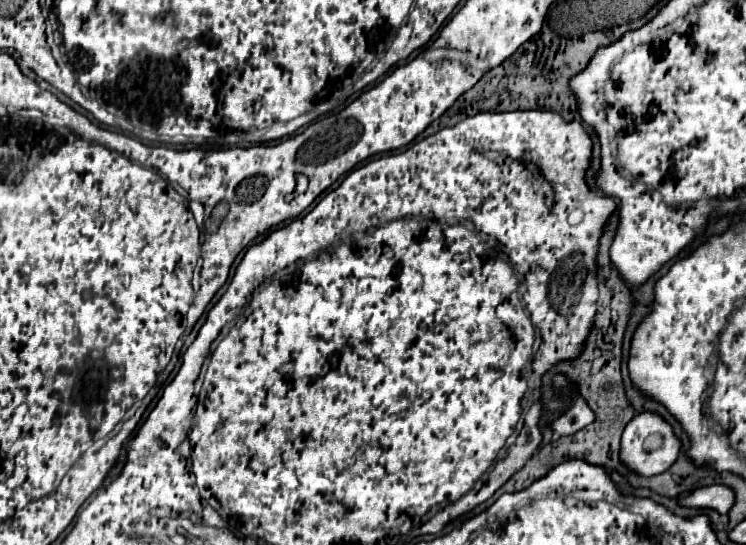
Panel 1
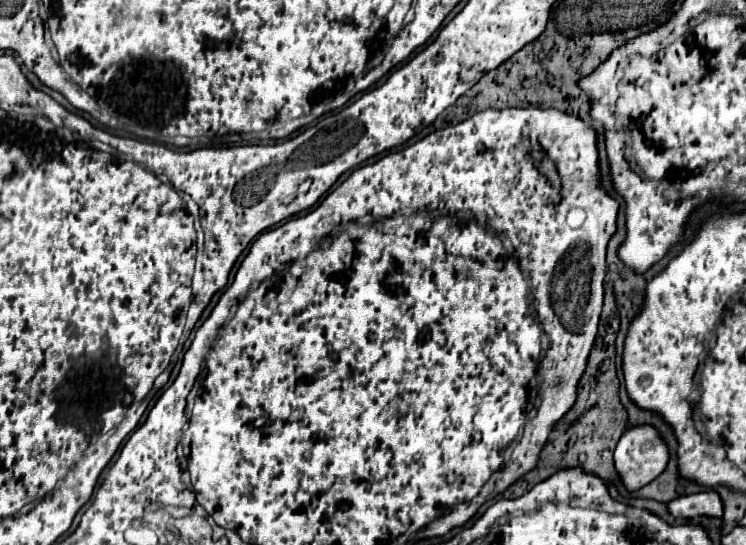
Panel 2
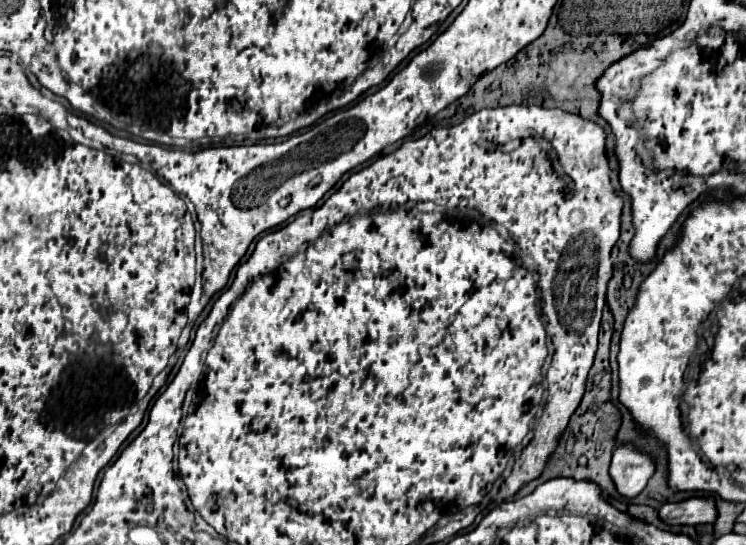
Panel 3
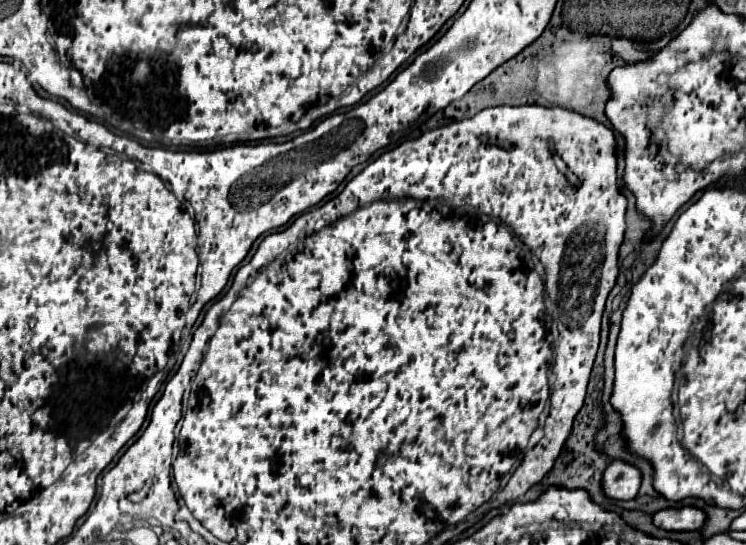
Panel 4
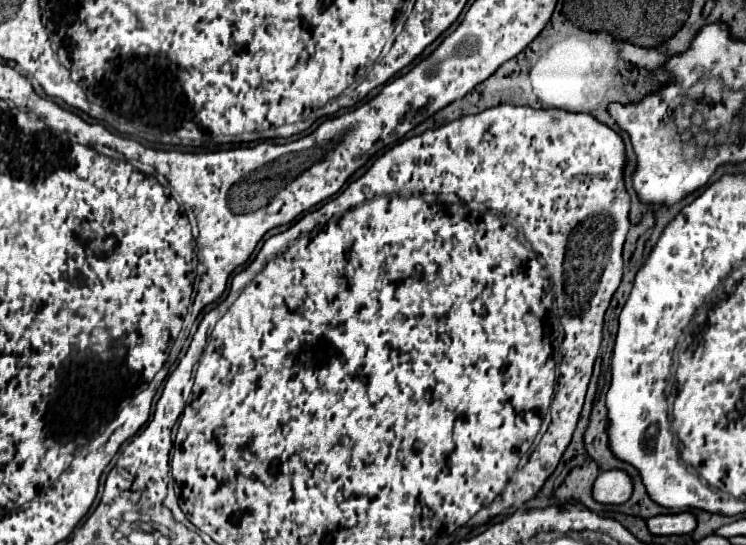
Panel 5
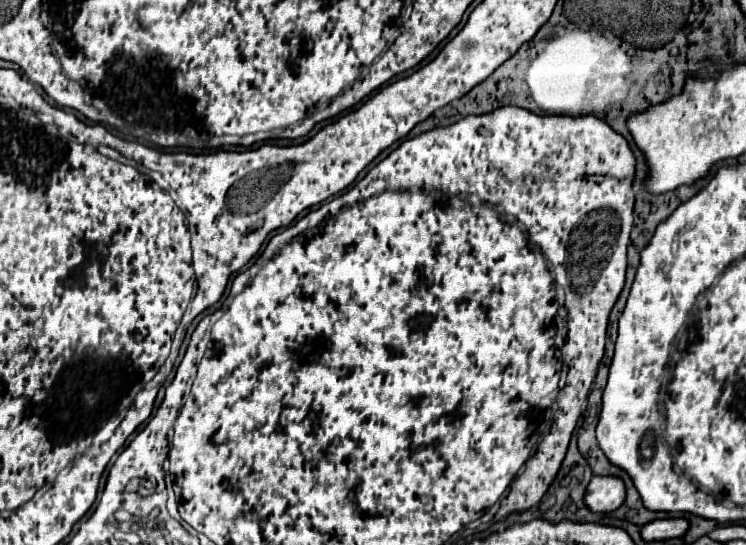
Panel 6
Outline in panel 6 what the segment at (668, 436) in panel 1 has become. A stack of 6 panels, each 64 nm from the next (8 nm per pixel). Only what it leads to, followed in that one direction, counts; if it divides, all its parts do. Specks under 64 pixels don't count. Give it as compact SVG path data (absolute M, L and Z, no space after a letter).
M594 476L586 488L584 504L592 512L612 512L622 506L626 498L624 482L614 476Z

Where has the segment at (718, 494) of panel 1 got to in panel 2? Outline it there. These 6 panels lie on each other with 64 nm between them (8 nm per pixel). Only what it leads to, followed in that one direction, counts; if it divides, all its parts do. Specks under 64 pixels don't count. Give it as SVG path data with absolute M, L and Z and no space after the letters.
M698 492L690 496L676 498L668 504L668 512L676 518L696 518L696 516L712 516L720 518L722 516L722 502L716 492Z

